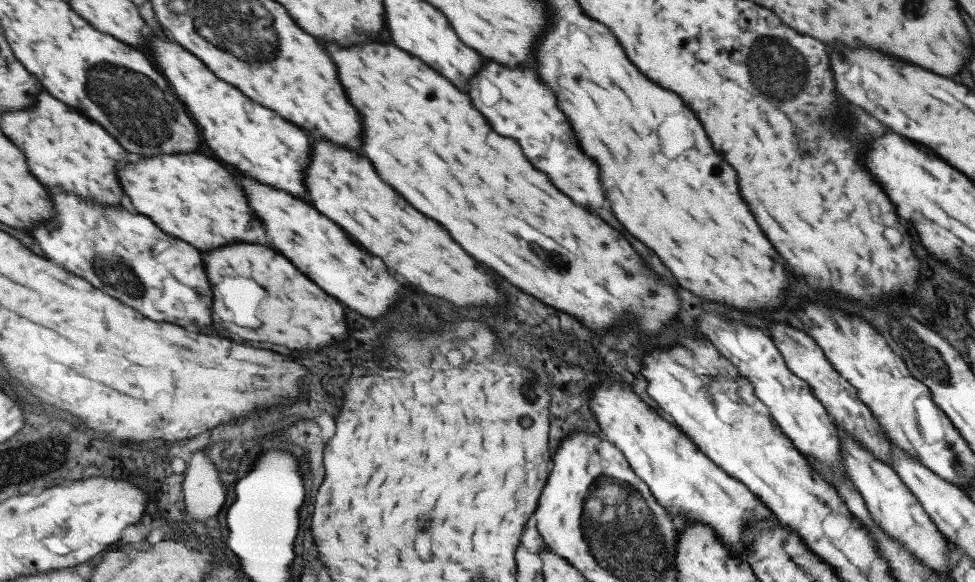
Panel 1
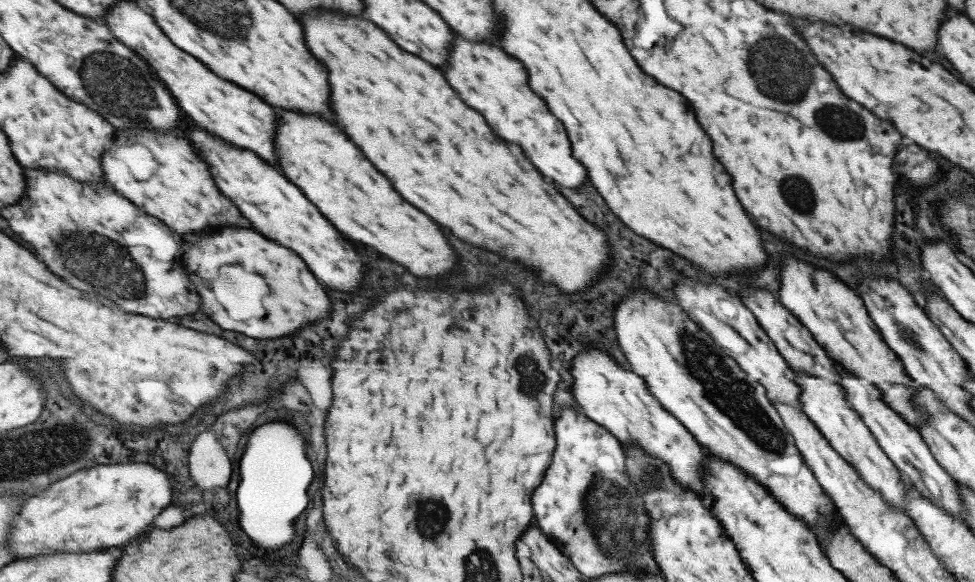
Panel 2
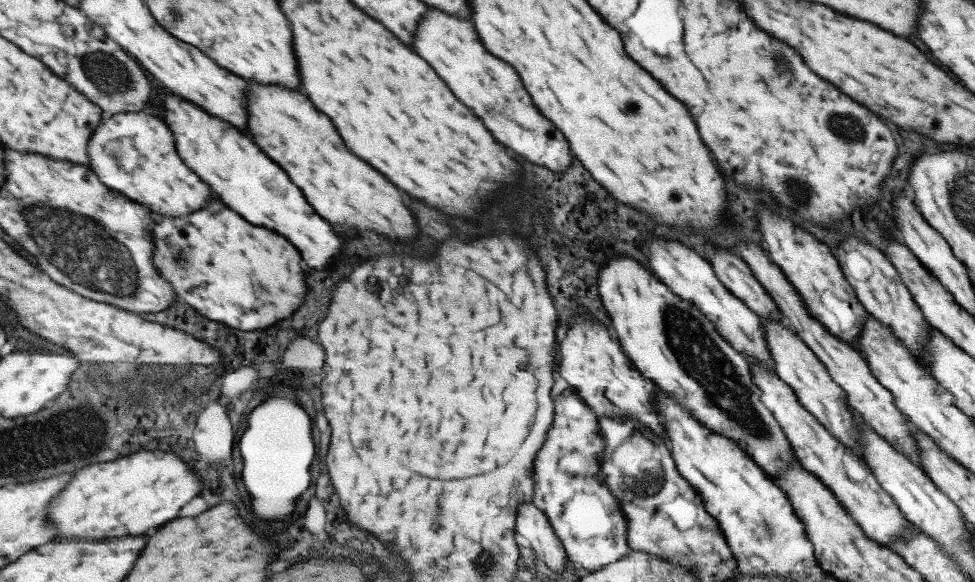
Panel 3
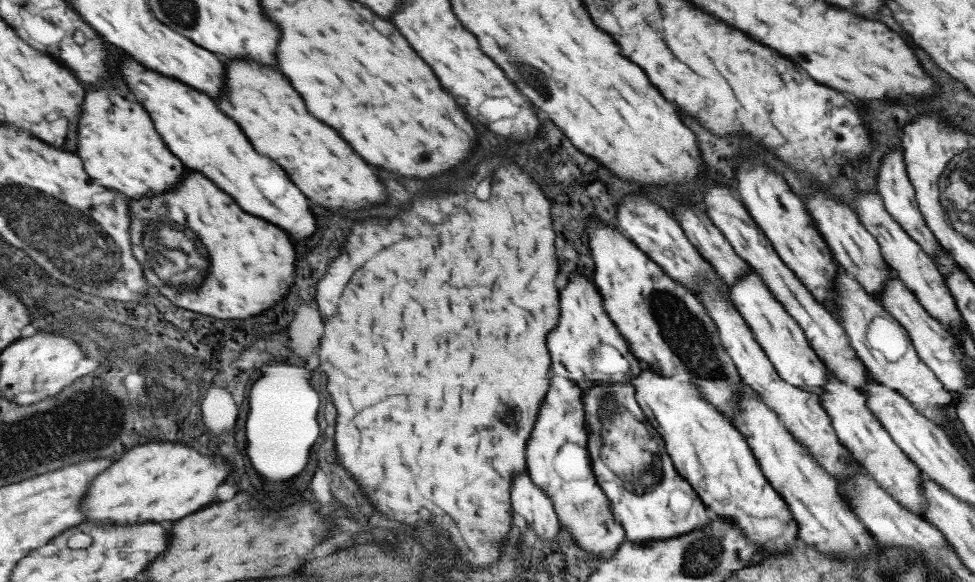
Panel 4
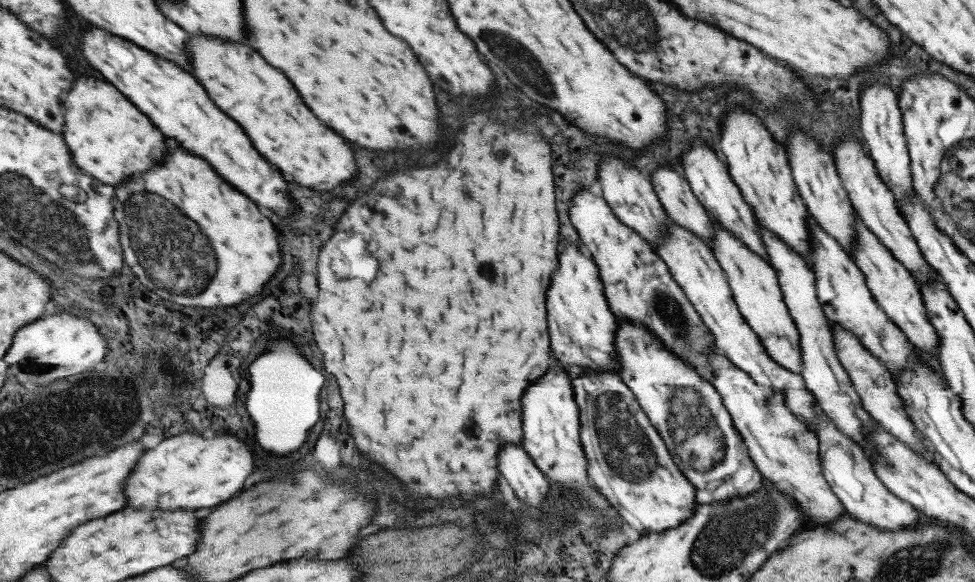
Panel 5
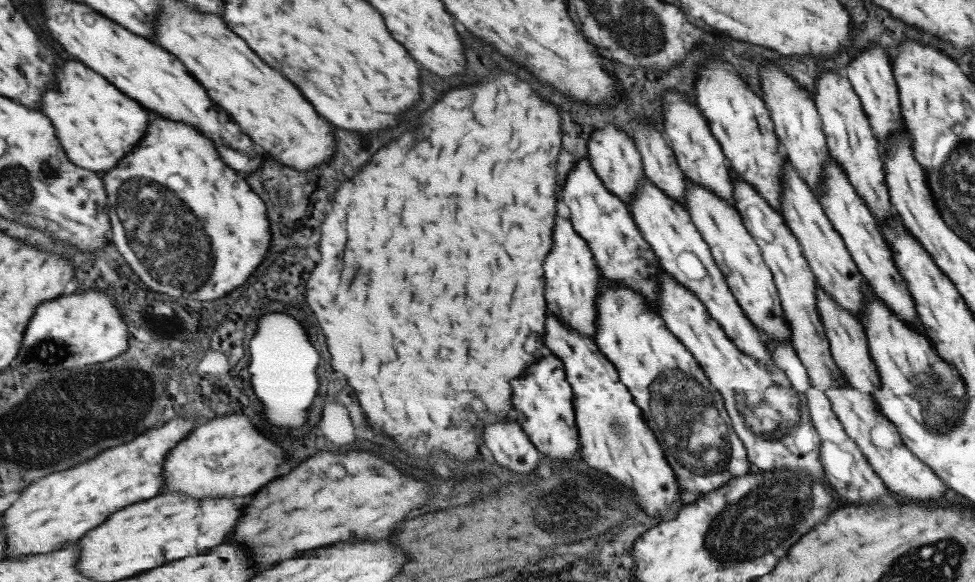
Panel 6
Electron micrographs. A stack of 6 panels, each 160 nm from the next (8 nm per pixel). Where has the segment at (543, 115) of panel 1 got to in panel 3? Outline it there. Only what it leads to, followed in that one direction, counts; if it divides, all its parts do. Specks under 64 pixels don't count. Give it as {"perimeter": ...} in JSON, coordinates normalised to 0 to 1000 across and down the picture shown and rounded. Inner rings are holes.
{"perimeter":[[[440,14],[434,27],[434,38],[428,45],[424,82],[446,120],[446,127],[454,134],[465,165],[475,182],[483,186],[489,203],[499,210],[499,220],[510,244],[518,247],[538,275],[559,285],[565,296],[575,296],[584,285],[586,265],[575,227],[545,179],[528,120],[520,107],[497,89],[481,34],[471,34]],[[534,216],[538,216],[536,227],[532,223]]]}

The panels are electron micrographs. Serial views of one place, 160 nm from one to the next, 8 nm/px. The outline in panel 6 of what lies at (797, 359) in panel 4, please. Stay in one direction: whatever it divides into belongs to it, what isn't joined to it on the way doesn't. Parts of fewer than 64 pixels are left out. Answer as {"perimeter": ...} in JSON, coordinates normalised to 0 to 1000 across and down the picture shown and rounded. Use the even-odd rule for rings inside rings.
{"perimeter":[[[704,309],[705,368],[719,409],[726,419],[728,438],[742,471],[750,505],[754,510],[764,546],[777,567],[797,584],[810,584],[810,567],[802,545],[799,510],[794,493],[791,466],[783,450],[778,424],[773,409],[764,395],[758,366],[752,352],[729,333],[718,316]]]}

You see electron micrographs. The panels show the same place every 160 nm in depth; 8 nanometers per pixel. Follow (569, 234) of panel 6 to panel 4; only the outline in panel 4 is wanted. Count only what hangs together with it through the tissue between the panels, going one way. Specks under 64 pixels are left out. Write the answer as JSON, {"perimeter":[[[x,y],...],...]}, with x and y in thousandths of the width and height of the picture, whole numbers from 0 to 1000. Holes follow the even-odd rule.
{"perimeter":[[[586,471],[582,491],[573,502],[573,529],[571,533],[573,533],[571,557],[565,567],[565,574],[561,574],[566,643],[582,649],[597,670],[615,660],[616,649],[621,643],[614,643],[614,636],[608,629],[604,608],[610,608],[616,595],[627,595],[631,605],[631,619],[635,612],[639,612],[641,619],[649,619],[649,632],[647,632],[649,643],[643,639],[643,646],[641,643],[625,646],[626,656],[643,658],[648,648],[656,643],[661,625],[650,612],[645,612],[644,588],[635,574],[630,553],[627,553],[619,534],[615,505],[606,481],[600,481],[596,471]]]}

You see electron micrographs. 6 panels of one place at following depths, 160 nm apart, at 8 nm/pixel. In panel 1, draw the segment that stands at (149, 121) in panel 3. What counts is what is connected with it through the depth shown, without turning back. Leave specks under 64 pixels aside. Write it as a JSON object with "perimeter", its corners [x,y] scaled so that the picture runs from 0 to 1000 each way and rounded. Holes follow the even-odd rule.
{"perimeter":[[[179,265],[145,271],[122,292],[126,320],[145,368],[151,368],[165,395],[188,409],[206,433],[216,433],[229,419],[255,416],[278,423],[270,381],[255,354],[255,337],[243,306],[223,275],[208,265]]]}

